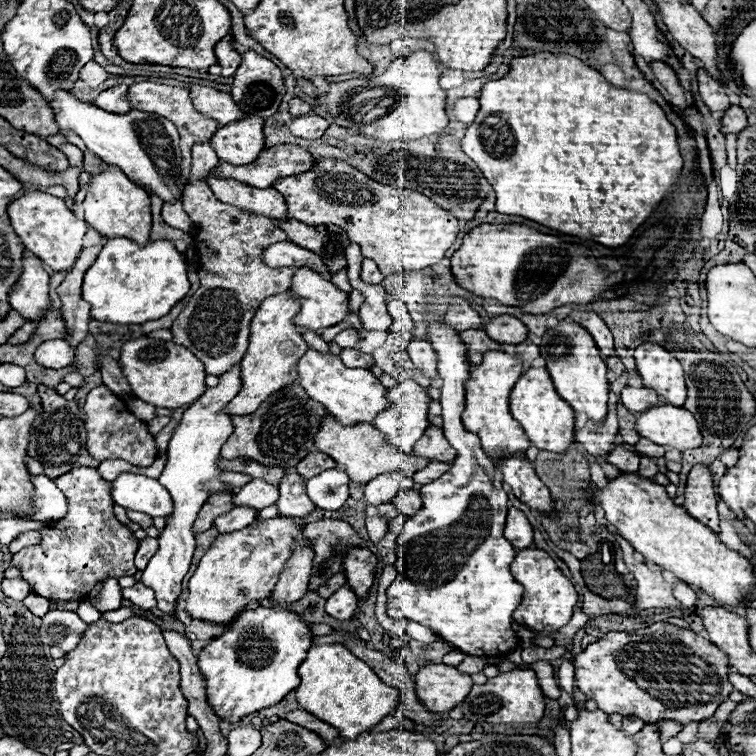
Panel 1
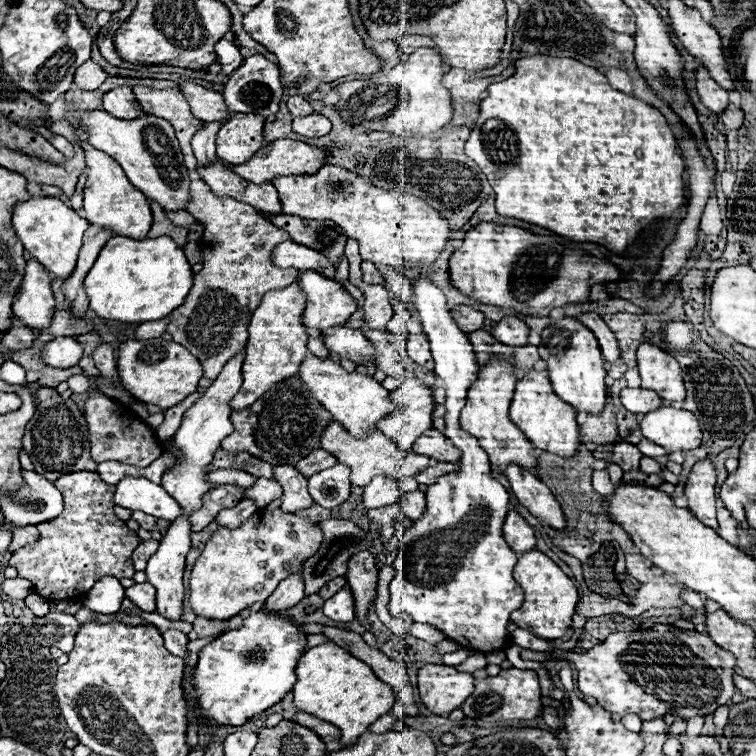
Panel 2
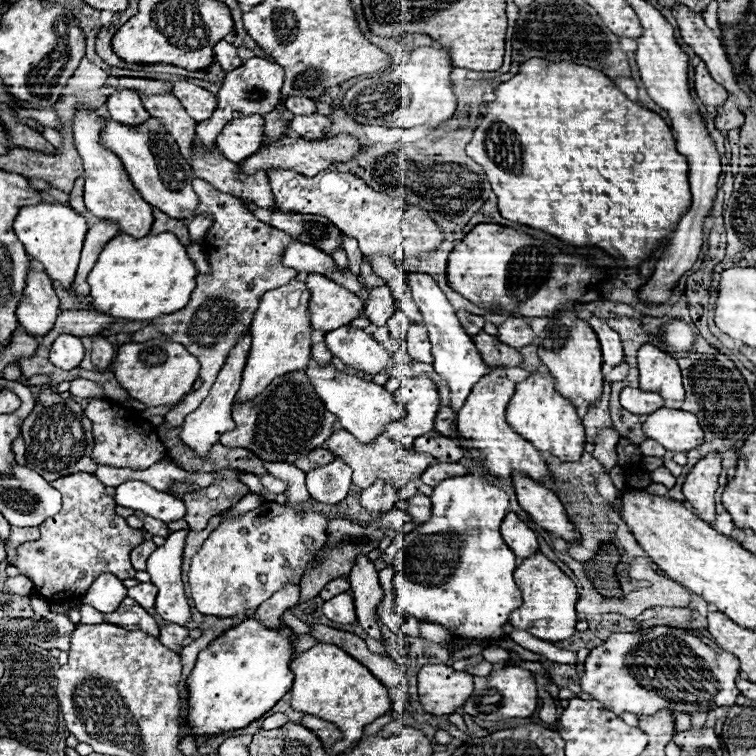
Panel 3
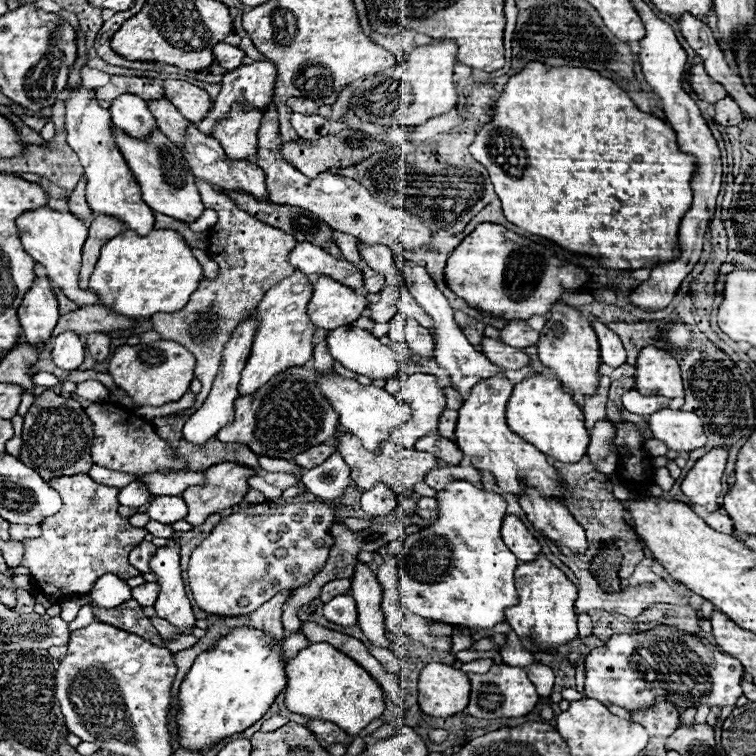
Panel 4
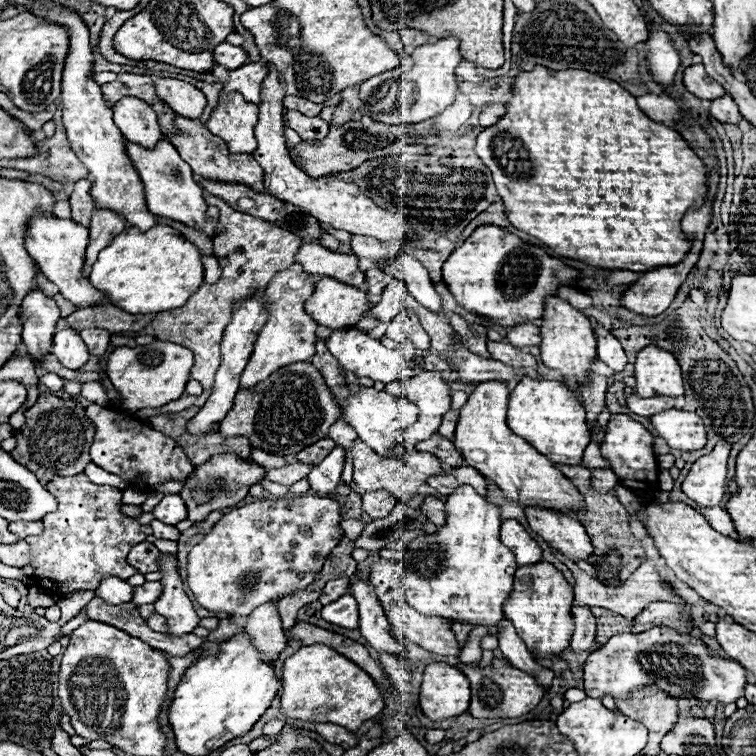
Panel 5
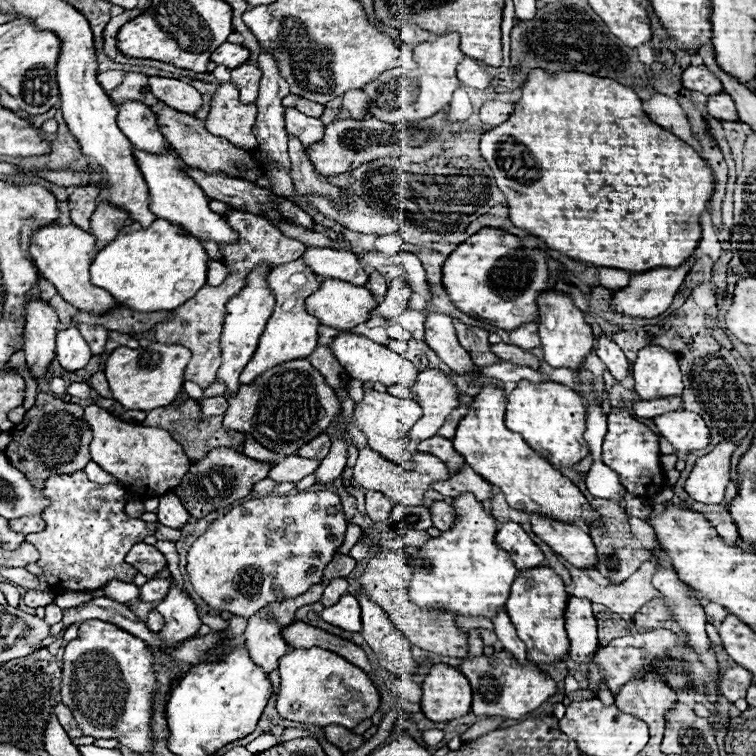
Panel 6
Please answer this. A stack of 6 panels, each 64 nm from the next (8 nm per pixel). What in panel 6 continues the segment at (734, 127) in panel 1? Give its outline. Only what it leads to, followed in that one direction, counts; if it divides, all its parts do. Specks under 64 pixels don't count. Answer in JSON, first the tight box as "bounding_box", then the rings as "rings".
{"bounding_box":[708,94,738,122],"rings":[[[716,94],[708,98],[708,114],[714,116],[716,120],[724,120],[724,122],[738,122],[738,110],[732,102],[732,98],[728,94]]]}

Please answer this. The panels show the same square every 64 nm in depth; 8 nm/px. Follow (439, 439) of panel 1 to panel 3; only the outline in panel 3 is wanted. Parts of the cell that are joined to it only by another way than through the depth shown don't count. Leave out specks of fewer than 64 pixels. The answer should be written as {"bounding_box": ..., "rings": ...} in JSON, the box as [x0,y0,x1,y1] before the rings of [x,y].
{"bounding_box":[414,430,464,462],"rings":[[[430,430],[424,436],[416,438],[414,450],[432,454],[438,462],[458,462],[464,456],[464,450],[452,438],[446,438],[436,430]]]}

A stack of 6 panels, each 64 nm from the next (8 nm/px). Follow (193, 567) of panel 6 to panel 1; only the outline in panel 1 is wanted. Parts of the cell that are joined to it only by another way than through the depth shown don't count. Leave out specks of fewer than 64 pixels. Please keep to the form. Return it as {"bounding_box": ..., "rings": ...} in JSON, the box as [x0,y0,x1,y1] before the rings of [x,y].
{"bounding_box":[186,516,310,624],"rings":[[[276,516],[263,522],[254,520],[254,524],[240,532],[220,534],[202,556],[192,578],[188,580],[186,612],[194,620],[230,624],[240,614],[240,610],[246,608],[246,604],[270,596],[292,552],[292,544],[296,542],[304,542],[310,546],[310,540],[302,534],[302,526],[284,516]]]}

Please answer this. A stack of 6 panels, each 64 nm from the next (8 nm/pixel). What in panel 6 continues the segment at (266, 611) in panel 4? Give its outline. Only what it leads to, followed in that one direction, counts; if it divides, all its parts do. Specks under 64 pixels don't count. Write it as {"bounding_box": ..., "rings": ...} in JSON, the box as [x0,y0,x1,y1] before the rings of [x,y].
{"bounding_box":[244,612,288,672],"rings":[[[260,612],[248,618],[244,640],[252,660],[258,666],[262,666],[266,672],[272,672],[274,668],[278,668],[278,660],[288,650],[288,644],[282,638],[280,624],[272,618],[262,618]]]}

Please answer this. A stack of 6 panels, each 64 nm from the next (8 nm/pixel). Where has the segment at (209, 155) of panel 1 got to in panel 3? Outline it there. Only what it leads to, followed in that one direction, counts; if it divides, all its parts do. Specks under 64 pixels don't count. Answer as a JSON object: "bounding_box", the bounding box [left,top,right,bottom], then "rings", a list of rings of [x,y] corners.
{"bounding_box":[194,58,282,150],"rings":[[[248,58],[240,68],[232,70],[226,74],[222,88],[218,92],[218,108],[212,114],[210,120],[204,120],[196,126],[196,142],[194,146],[200,150],[210,150],[214,146],[216,136],[232,120],[234,112],[244,112],[244,114],[270,114],[276,110],[278,100],[280,100],[280,88],[282,88],[282,68],[276,62],[264,60],[264,58]]]}

